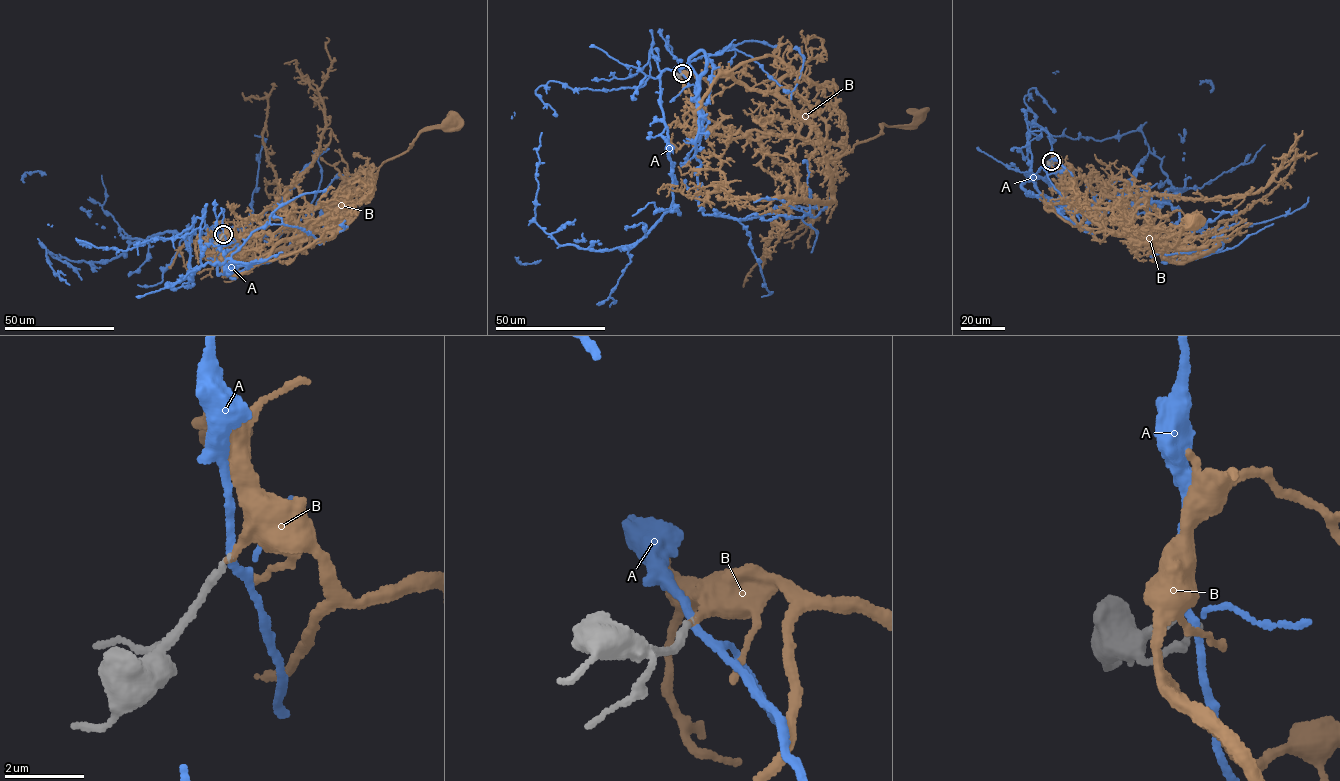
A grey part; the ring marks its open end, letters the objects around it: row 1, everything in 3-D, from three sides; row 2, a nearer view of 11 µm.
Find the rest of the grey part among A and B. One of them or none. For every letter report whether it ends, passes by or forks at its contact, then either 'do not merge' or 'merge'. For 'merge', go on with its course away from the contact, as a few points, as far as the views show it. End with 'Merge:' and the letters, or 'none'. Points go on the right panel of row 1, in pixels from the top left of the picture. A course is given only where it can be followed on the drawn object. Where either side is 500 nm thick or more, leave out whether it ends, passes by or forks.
A: it forks | do not merge
B: it ends | merge | via (1051, 160), (1064, 184), (1065, 202), (1103, 227), (1172, 248), (1187, 228), (1183, 219), (1191, 217), (1193, 224)
Merge: B

